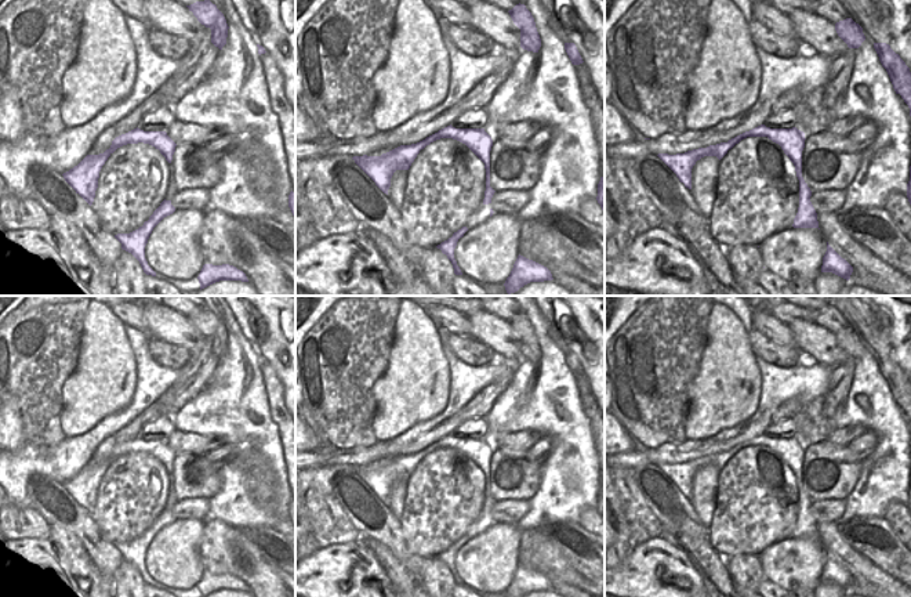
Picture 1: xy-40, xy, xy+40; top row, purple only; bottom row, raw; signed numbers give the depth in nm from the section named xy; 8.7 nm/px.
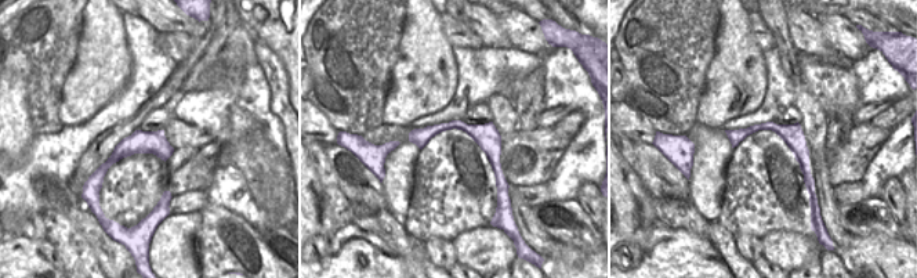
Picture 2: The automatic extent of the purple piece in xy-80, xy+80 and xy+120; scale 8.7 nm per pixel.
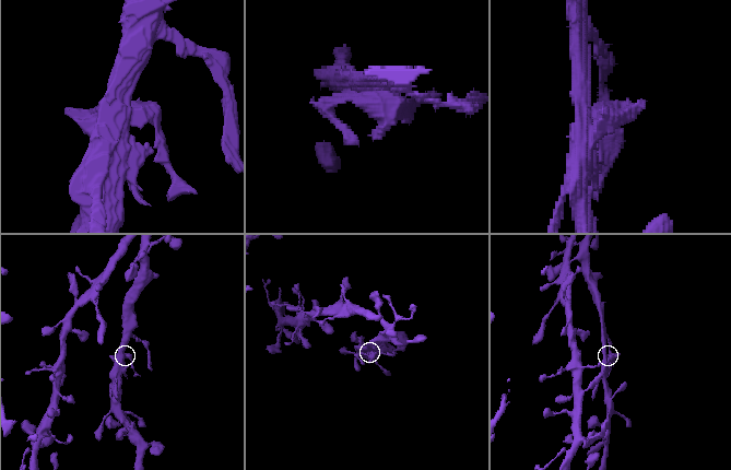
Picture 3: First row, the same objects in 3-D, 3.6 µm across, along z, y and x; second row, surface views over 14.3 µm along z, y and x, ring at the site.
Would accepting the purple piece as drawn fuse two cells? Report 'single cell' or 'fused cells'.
single cell

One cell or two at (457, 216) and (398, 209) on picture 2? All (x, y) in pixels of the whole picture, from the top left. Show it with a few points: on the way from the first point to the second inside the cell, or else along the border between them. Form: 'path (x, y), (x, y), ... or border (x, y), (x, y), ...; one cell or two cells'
border (414, 179), (409, 209), (402, 220); two cells

